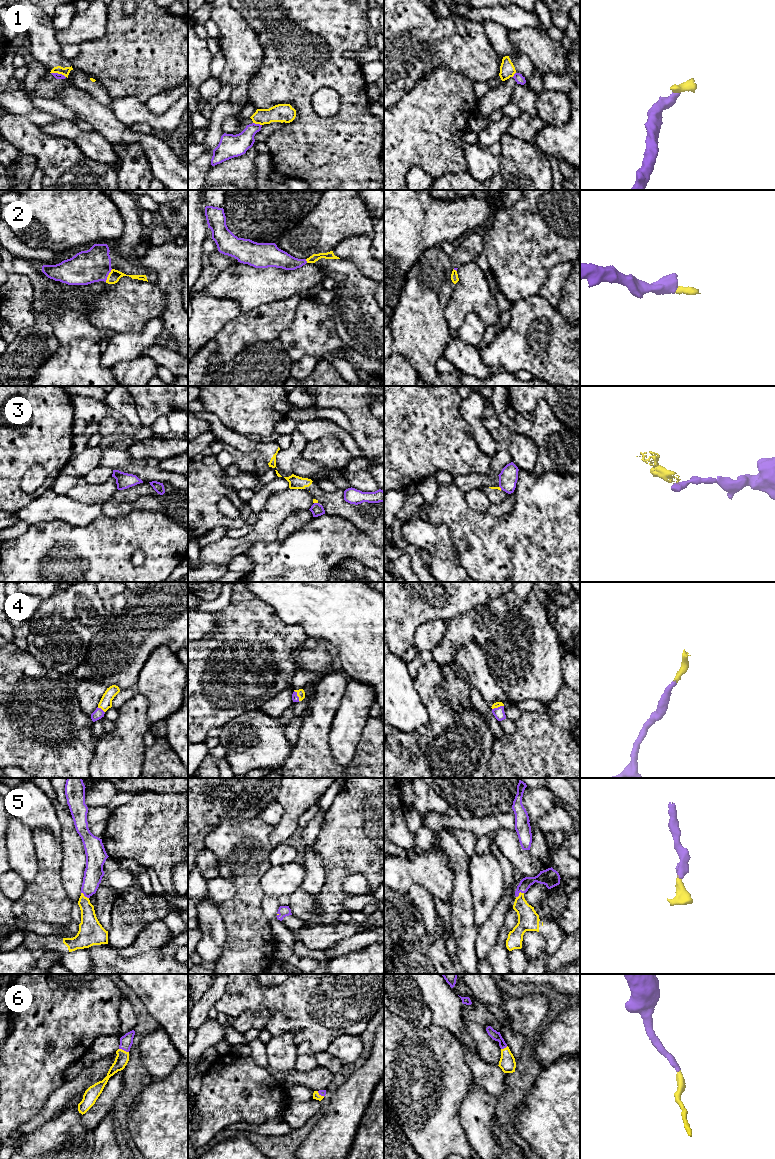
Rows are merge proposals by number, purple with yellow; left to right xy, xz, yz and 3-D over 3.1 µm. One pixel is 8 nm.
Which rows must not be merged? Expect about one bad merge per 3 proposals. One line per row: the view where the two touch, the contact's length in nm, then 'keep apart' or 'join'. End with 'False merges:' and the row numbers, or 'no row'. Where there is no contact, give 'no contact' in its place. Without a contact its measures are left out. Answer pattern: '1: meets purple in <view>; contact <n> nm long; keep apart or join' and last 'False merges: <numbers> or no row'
1: meets purple in xz; contact 80 nm long; keep apart
2: meets purple in xy; contact 120 nm long; join
3: meets purple in xz; contact 30 nm long; keep apart
4: meets purple in xy; contact 80 nm long; join
5: meets purple in yz; contact 80 nm long; join
6: meets purple in xy; contact 90 nm long; join
False merges: 1, 3

